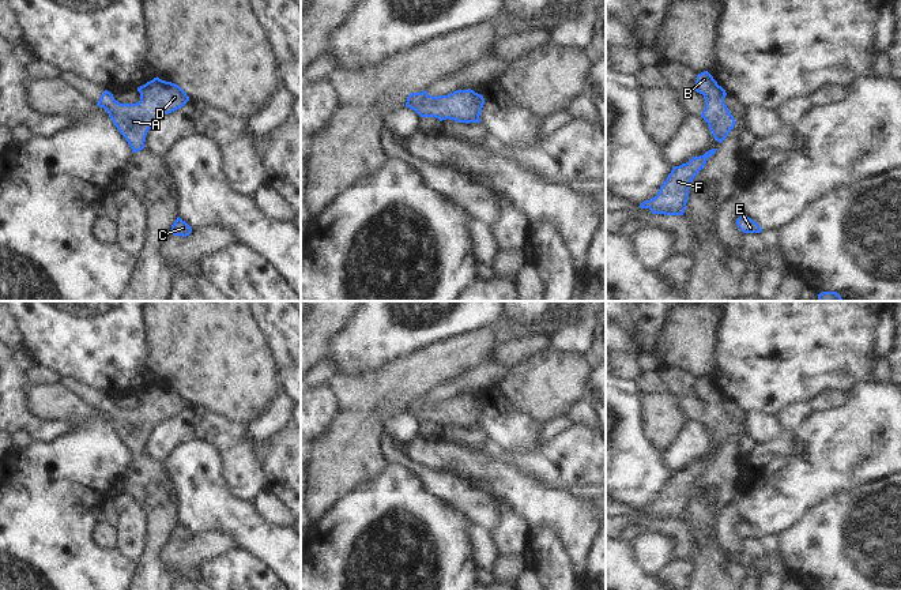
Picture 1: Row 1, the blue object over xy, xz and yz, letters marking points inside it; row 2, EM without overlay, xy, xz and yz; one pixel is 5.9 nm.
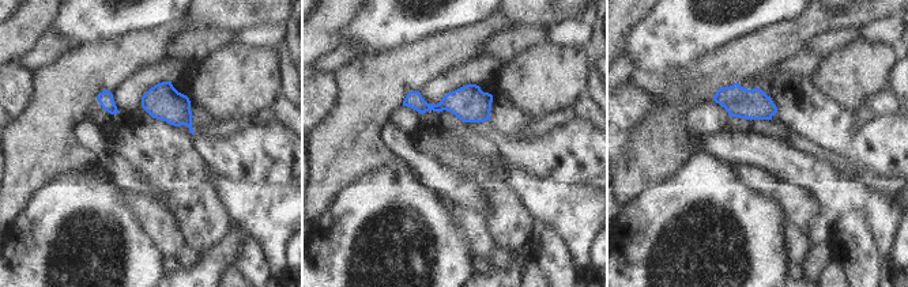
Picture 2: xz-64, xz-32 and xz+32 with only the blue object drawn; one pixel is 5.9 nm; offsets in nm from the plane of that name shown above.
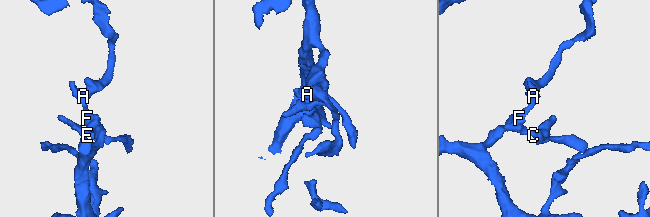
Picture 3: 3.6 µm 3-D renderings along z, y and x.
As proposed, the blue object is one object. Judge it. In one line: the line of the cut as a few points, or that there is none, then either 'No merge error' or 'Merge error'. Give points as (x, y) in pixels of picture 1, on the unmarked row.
No split. No merge error.

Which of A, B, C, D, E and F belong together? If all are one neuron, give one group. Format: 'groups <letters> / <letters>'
groups A B C D E F

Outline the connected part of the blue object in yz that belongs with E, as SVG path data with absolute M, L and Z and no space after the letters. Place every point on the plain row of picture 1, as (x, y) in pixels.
M742 519L736 525L736 530L743 538L761 538L762 537L759 530L744 519Z

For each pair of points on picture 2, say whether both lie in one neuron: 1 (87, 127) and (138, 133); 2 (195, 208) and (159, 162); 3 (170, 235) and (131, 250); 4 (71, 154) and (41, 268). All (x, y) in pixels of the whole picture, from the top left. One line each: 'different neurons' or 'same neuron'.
1: different neurons
2: same neuron
3: different neurons
4: different neurons

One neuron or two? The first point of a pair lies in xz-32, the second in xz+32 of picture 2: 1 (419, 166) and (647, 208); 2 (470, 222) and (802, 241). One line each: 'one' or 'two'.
1: two
2: one

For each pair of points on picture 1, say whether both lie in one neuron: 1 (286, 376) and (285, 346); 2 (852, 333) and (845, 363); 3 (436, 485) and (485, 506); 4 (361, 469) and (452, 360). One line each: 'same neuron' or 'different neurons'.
1: different neurons
2: same neuron
3: same neuron
4: same neuron

